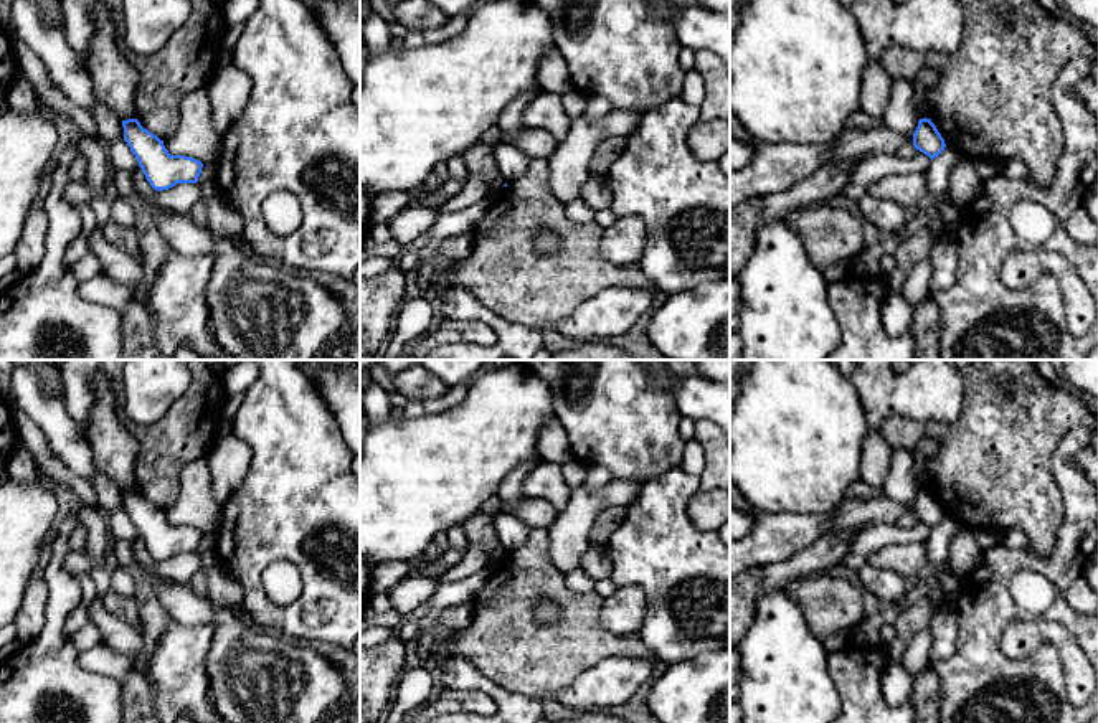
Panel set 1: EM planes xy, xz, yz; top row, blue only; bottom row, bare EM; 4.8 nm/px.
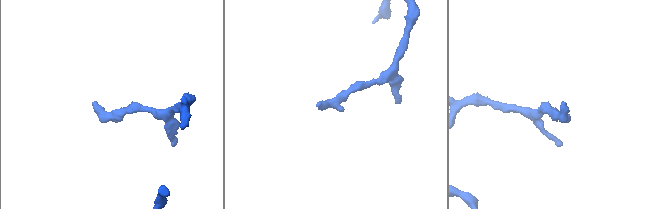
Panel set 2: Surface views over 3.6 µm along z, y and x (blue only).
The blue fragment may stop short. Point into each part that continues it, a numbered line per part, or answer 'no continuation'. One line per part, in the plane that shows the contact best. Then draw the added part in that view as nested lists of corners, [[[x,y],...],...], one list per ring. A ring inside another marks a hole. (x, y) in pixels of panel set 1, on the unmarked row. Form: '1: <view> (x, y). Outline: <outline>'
no continuation

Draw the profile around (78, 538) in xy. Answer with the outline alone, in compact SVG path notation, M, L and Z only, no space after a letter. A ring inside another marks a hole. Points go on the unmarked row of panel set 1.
M79 522L78 527L71 532L71 550L76 553L84 553L86 545L88 545L88 530L86 527Z

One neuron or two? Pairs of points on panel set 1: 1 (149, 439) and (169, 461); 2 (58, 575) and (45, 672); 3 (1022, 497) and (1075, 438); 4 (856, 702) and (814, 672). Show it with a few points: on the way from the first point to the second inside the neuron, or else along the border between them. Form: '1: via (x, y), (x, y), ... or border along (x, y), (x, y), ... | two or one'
1: via (154, 444), (164, 456) | one
2: via (58, 600), (53, 647) | one
3: border along (1070, 430), (1052, 459), (1052, 474), (1062, 502) | two
4: border along (826, 654), (829, 675), (841, 705) | two

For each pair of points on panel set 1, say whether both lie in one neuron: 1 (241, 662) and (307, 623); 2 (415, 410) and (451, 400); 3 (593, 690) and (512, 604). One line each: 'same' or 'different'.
1: different
2: same
3: different

